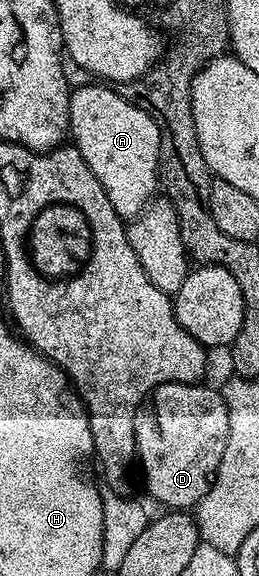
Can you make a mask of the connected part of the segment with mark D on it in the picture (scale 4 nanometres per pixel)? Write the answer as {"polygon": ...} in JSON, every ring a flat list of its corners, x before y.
{"polygon":[[165,383,153,390,149,405,150,401,155,408,155,421,140,420,135,426,137,461,141,469,143,465,147,493,167,505,163,507,168,510,190,510,211,490,211,479,221,463,221,455,225,455,229,411,222,392,210,389,207,383]]}

